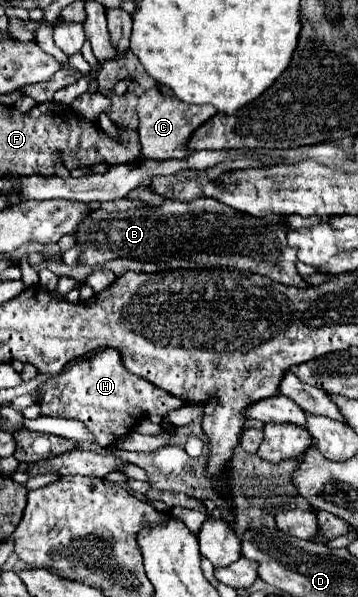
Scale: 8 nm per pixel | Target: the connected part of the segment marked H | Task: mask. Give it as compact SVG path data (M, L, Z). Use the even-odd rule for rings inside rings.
M104 348L94 352L94 356L78 360L72 368L48 378L38 388L38 404L42 416L74 418L84 422L84 426L94 434L94 442L102 448L112 444L112 438L126 436L132 432L138 416L142 414L160 414L166 416L168 410L180 408L184 402L144 378L130 374L120 360L118 350Z

